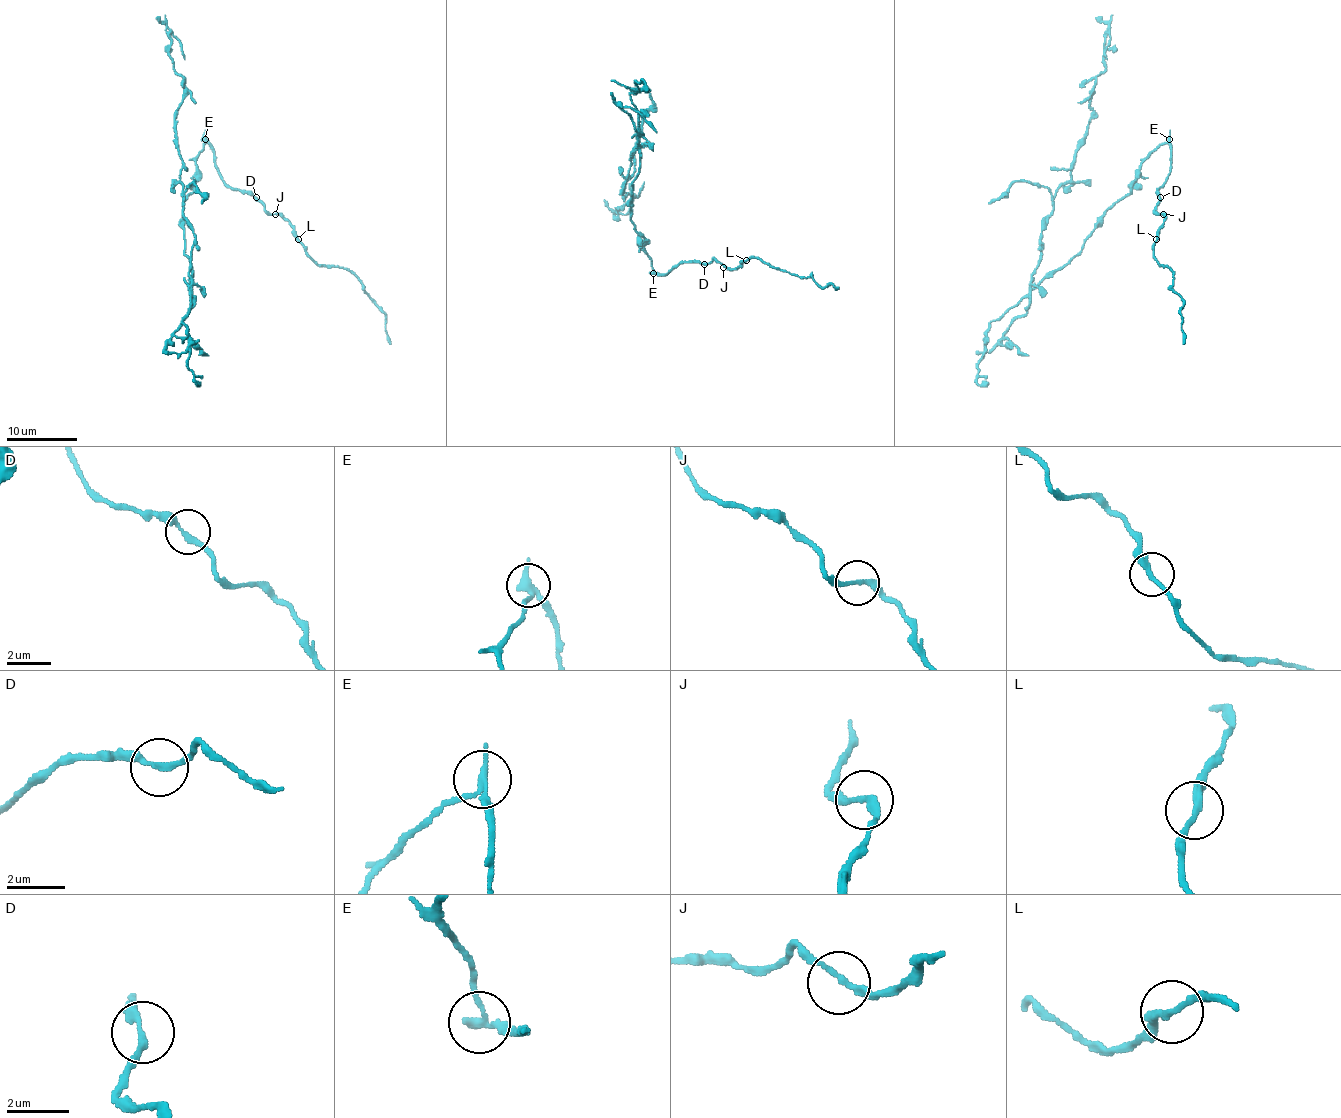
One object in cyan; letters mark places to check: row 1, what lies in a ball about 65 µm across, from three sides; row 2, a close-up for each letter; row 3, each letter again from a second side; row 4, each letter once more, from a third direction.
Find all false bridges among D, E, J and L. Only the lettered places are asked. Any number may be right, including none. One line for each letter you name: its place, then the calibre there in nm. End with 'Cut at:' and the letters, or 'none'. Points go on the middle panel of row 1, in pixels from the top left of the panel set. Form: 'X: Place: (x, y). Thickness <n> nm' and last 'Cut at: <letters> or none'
E: Place: (653, 273). Thickness 280 nm
Cut at: E

